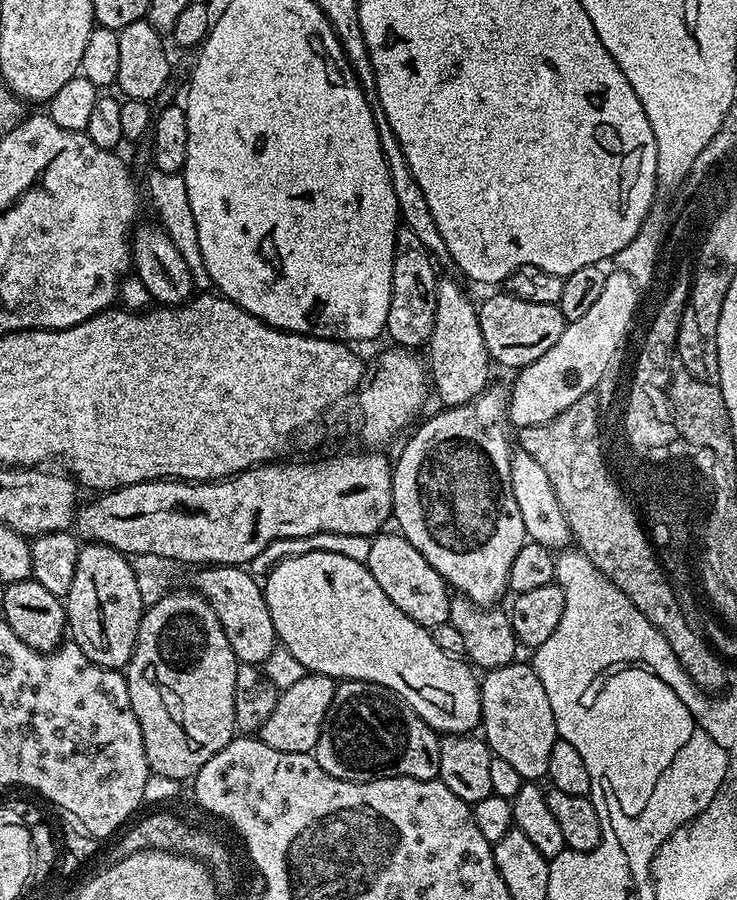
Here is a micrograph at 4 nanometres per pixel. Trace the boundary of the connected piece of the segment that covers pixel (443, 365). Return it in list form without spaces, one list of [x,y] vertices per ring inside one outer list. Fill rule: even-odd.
[[[440,278],[436,281],[436,309],[434,310],[434,330],[430,334],[426,345],[426,368],[430,373],[430,384],[445,407],[464,405],[472,401],[478,394],[489,387],[488,364],[490,357],[486,350],[486,342],[482,342],[482,326],[480,325],[480,313],[477,305],[472,304],[470,297],[464,293],[464,288],[456,278]]]

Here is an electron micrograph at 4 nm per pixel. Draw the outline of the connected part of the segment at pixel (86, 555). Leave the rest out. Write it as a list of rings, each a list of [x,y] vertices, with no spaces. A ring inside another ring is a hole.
[[[85,543],[78,554],[74,570],[74,583],[70,585],[66,597],[66,624],[70,629],[71,643],[76,644],[94,662],[103,668],[127,669],[132,651],[138,638],[138,626],[144,617],[145,606],[138,594],[138,582],[135,580],[132,561],[125,553],[110,545]]]

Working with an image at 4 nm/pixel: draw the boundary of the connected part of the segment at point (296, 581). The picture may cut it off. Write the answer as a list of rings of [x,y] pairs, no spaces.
[[[298,554],[298,558],[286,558],[270,569],[263,577],[262,587],[277,641],[294,654],[308,672],[331,676],[337,682],[361,680],[377,684],[403,700],[438,734],[463,736],[481,727],[481,681],[477,673],[461,657],[438,650],[431,631],[420,620],[406,618],[406,614],[386,598],[382,586],[374,582],[374,574],[370,574],[367,563],[342,558],[342,554]]]

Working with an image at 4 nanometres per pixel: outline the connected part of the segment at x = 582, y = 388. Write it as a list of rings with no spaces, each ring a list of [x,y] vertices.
[[[609,271],[606,283],[602,285],[602,294],[595,300],[594,306],[590,306],[590,311],[582,314],[582,318],[567,321],[562,338],[558,338],[558,342],[554,342],[542,358],[534,358],[534,362],[515,373],[516,381],[510,387],[508,398],[507,418],[513,429],[550,422],[558,418],[562,410],[570,410],[574,402],[595,393],[613,351],[625,343],[628,327],[634,324],[634,316],[626,316],[624,304],[624,272]]]

